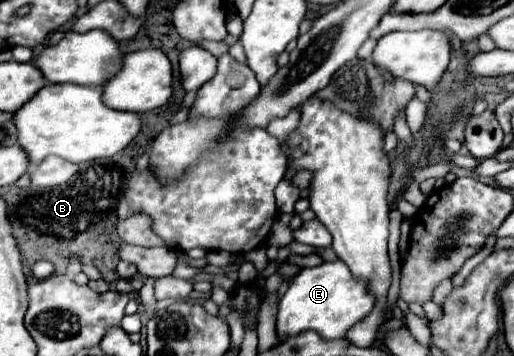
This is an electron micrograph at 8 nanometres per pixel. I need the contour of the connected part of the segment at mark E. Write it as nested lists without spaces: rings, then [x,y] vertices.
[[[341,260],[323,262],[315,268],[303,268],[295,278],[291,278],[287,292],[279,300],[275,324],[277,336],[281,340],[287,340],[295,334],[301,334],[303,330],[313,330],[321,334],[323,340],[345,338],[347,330],[351,330],[355,322],[363,320],[371,312],[373,304],[375,300],[367,292],[365,284],[357,282]]]

